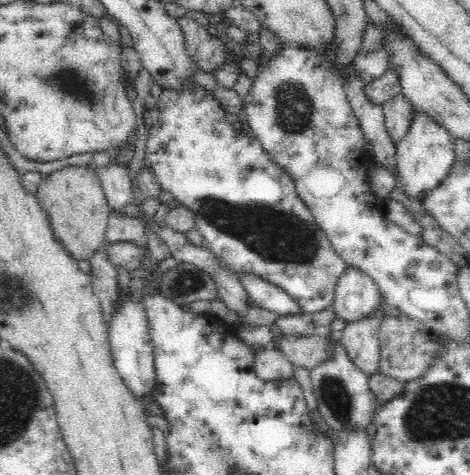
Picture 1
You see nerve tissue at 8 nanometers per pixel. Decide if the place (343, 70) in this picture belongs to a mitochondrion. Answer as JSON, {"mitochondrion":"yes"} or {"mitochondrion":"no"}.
{"mitochondrion":"no"}

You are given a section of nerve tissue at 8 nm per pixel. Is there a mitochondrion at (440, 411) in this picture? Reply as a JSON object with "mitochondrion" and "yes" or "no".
{"mitochondrion":"yes"}

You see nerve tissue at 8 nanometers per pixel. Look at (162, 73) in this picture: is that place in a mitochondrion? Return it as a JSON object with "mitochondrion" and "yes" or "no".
{"mitochondrion":"no"}

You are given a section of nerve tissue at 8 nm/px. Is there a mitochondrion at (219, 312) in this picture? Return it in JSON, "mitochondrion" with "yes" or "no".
{"mitochondrion":"no"}

